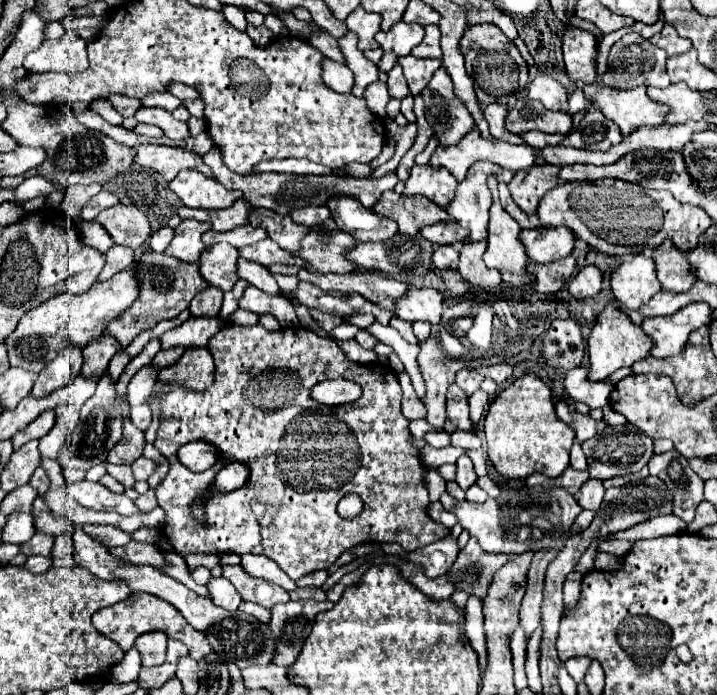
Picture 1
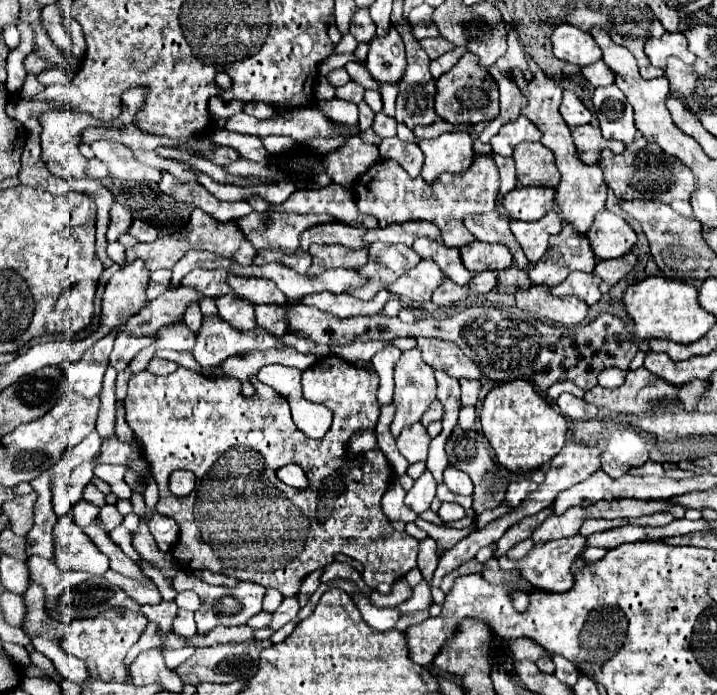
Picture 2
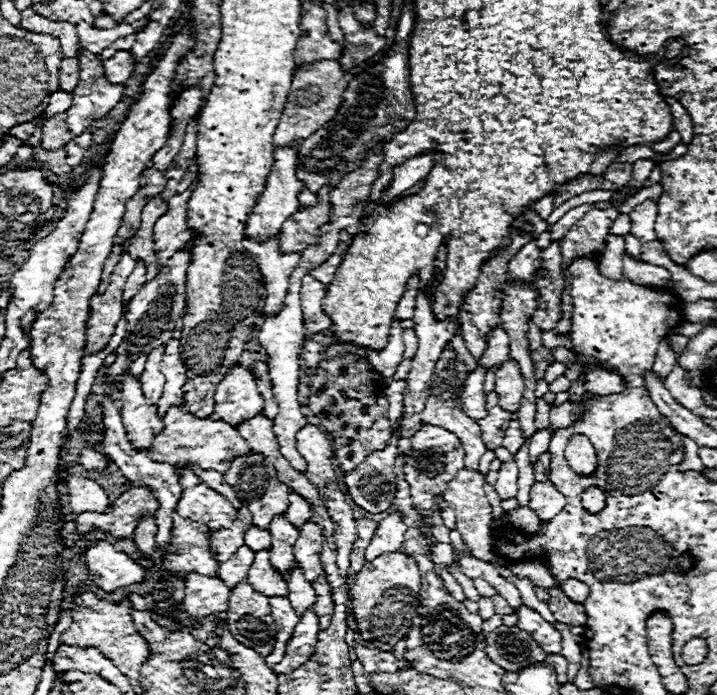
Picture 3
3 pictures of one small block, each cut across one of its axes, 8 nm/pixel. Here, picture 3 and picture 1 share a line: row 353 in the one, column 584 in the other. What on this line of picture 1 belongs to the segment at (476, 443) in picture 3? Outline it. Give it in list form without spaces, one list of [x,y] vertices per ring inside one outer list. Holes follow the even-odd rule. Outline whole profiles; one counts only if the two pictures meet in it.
[[[608,426],[602,434],[584,442],[582,450],[588,458],[590,478],[606,480],[606,478],[614,478],[614,476],[626,476],[626,474],[632,474],[632,472],[638,472],[640,468],[644,468],[648,464],[650,456],[654,454],[654,442],[650,438],[646,438],[646,434],[640,430],[616,432],[614,428]]]

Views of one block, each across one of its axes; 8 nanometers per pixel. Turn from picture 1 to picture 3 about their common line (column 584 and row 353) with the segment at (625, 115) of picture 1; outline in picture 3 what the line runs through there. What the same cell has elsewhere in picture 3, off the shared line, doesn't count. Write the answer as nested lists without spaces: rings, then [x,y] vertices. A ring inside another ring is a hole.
[[[122,254],[122,260],[110,276],[104,296],[92,298],[86,324],[86,354],[96,354],[110,342],[116,324],[122,318],[122,292],[134,266],[136,262],[128,254]]]

